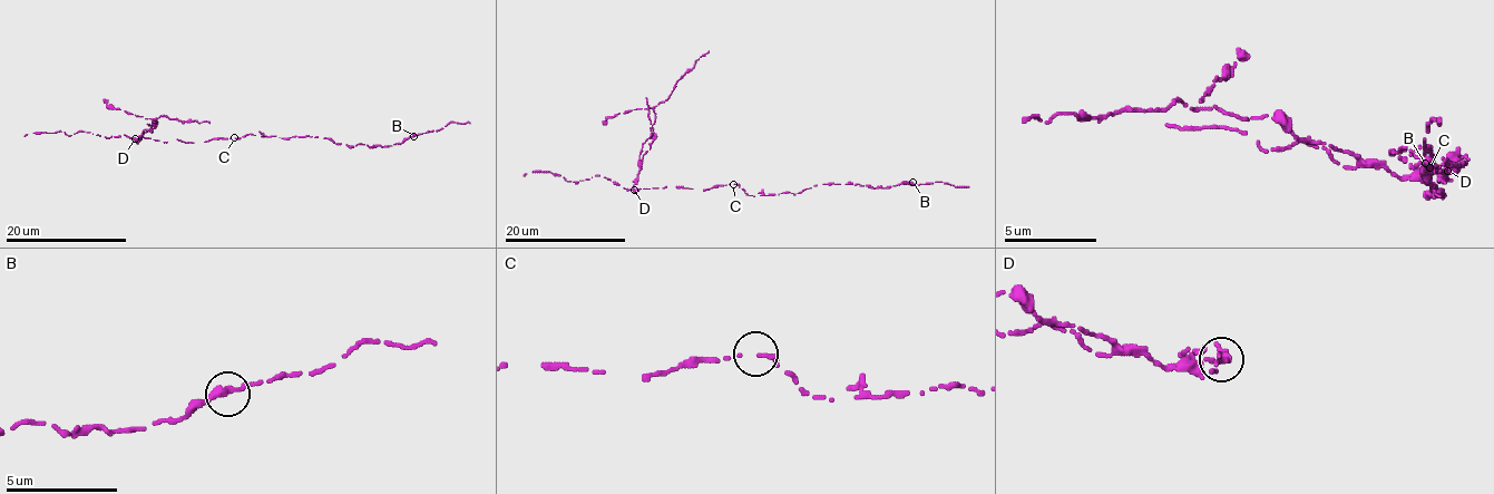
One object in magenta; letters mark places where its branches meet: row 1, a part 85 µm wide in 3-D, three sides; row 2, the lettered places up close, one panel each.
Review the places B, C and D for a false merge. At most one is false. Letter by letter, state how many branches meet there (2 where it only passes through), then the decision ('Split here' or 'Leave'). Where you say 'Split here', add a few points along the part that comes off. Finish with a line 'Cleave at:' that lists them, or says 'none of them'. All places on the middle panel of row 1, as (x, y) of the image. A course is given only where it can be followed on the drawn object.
B: Branches: 2. Leave
C: Branches: 1. Leave
D: Branches: 2. Split here. Course of the part to remove: (634, 190), (638, 163), (654, 138), (654, 108), (708, 51)
Cleave at: D

